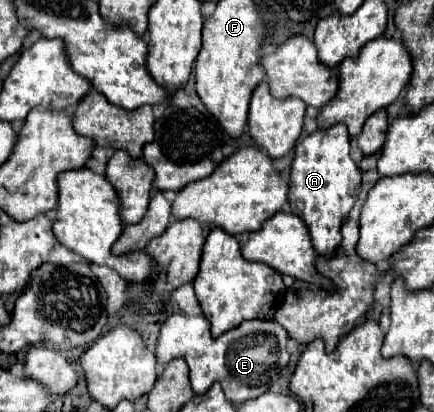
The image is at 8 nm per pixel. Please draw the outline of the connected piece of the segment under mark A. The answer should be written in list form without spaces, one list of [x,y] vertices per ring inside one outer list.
[[[335,124],[329,130],[317,130],[295,148],[291,164],[289,196],[291,212],[299,216],[313,240],[319,256],[329,256],[341,244],[341,224],[347,220],[353,204],[359,198],[361,170],[349,156],[349,132],[345,124]]]

